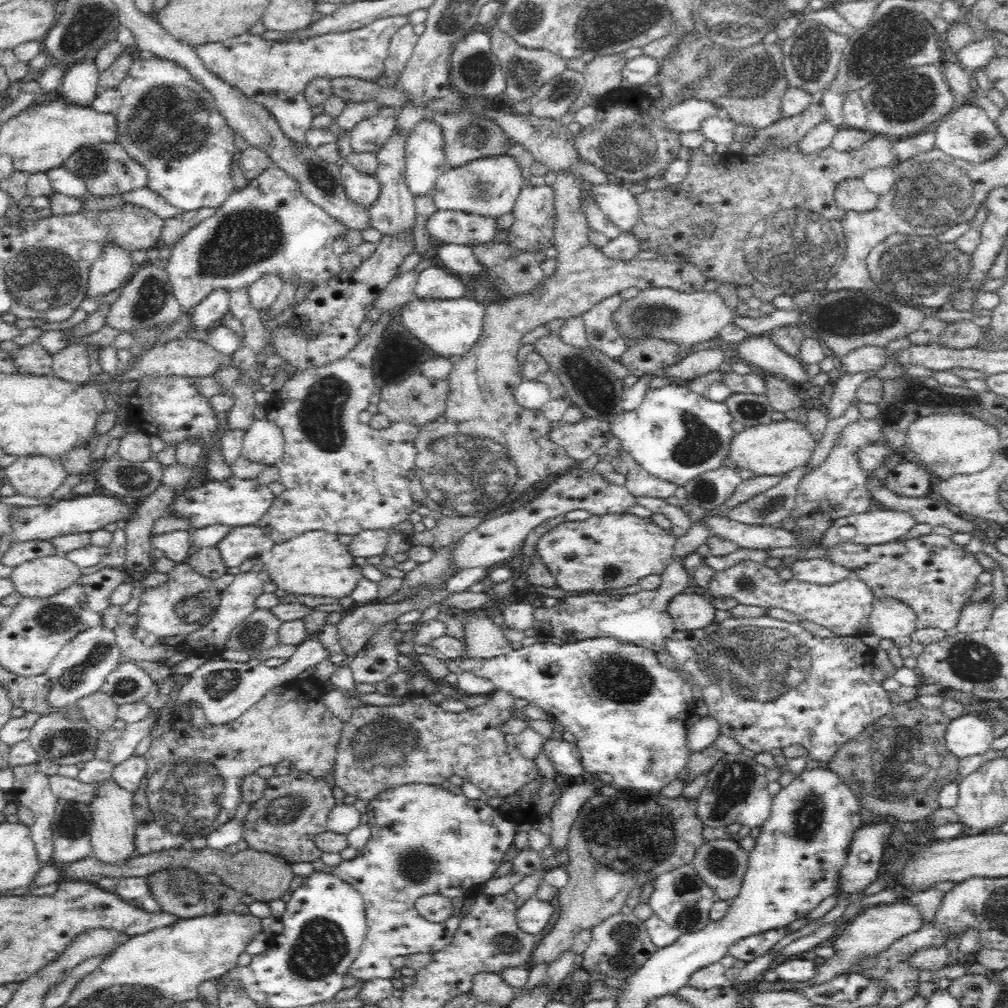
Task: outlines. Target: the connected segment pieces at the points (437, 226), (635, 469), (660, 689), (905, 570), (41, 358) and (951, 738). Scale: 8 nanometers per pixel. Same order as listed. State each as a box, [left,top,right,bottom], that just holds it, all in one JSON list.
[[428,211,499,245],[611,451,677,499],[455,638,696,791],[827,534,985,632],[10,342,53,376],[944,713,994,759]]

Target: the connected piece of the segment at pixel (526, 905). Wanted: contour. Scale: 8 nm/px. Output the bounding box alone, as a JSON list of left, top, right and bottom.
[516,896,553,933]

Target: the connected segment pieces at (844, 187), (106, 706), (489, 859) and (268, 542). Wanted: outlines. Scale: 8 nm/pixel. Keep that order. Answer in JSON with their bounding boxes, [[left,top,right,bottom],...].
[[833,179,879,212],[76,691,119,733],[331,784,517,982],[217,526,274,568]]

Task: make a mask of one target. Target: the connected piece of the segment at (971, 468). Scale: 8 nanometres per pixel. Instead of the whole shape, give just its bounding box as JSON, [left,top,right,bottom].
[906,413,1000,481]

